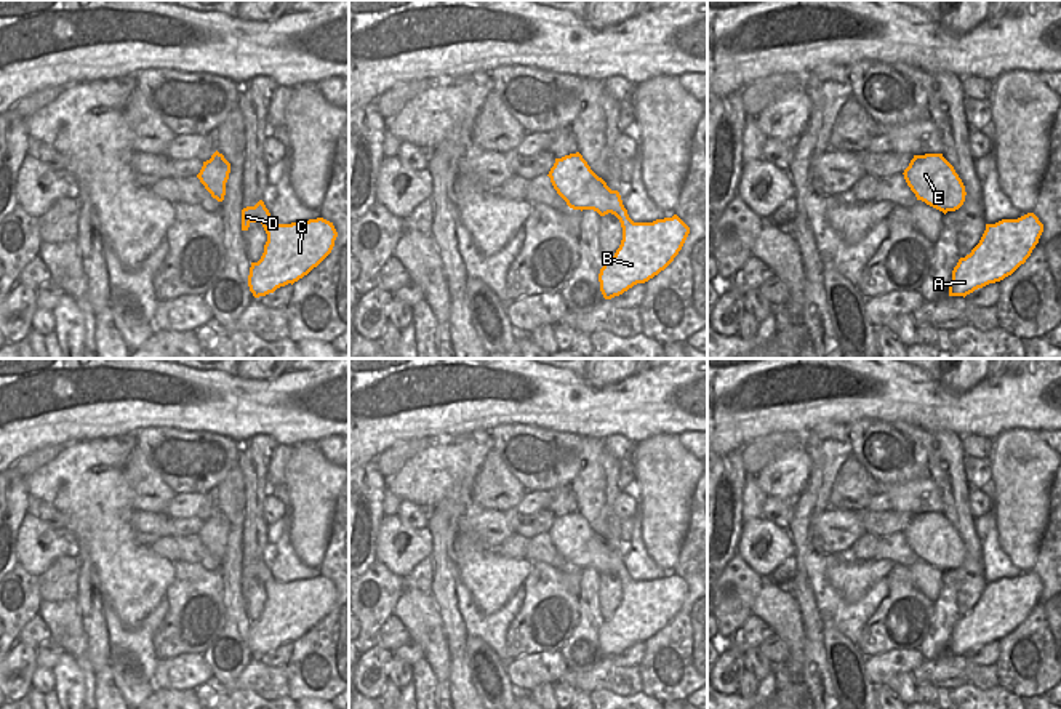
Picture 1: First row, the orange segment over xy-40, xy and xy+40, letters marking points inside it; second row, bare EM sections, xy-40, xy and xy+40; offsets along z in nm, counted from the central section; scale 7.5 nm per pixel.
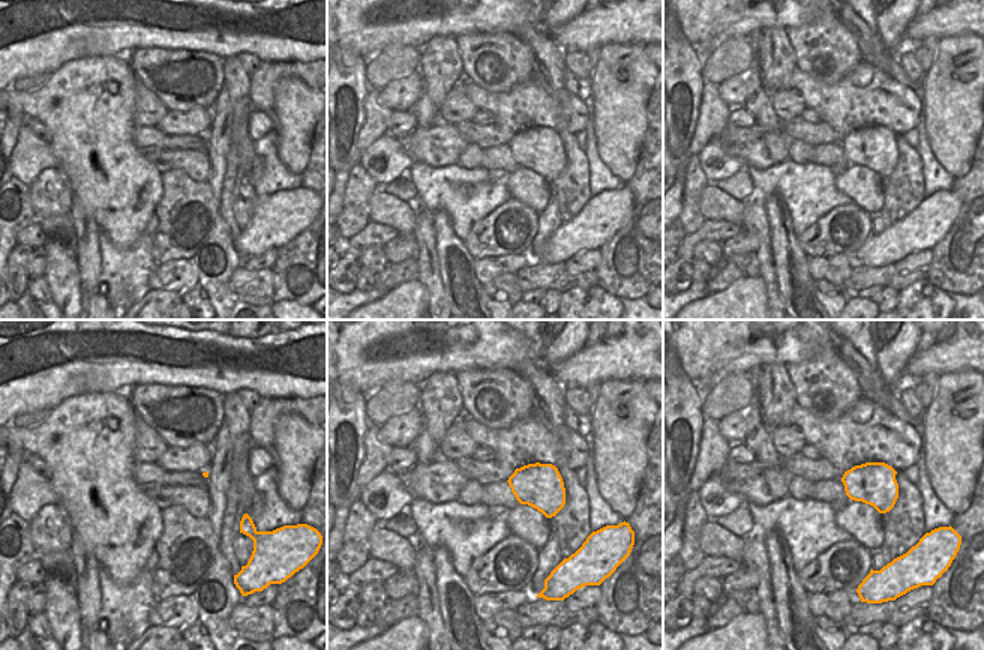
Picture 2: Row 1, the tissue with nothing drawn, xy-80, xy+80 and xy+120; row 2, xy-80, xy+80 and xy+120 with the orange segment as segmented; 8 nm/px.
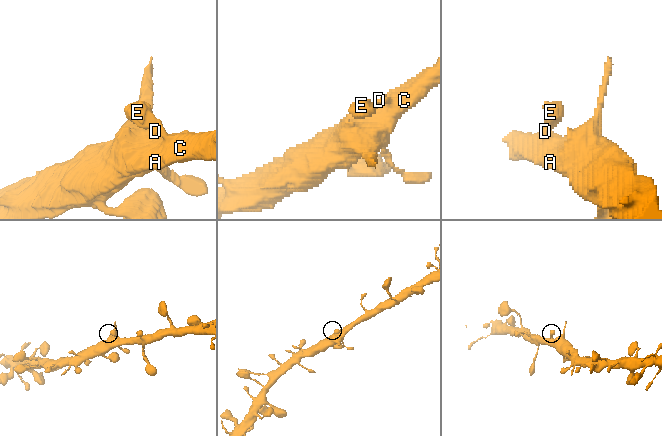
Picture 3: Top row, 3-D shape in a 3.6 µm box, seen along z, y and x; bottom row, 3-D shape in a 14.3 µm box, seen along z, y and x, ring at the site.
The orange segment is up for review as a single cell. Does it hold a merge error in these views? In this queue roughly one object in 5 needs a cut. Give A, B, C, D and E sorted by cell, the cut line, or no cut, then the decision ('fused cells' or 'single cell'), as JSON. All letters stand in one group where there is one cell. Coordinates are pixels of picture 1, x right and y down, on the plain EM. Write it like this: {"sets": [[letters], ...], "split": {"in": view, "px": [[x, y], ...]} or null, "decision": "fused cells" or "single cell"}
{"sets": [["A", "B", "C", "D", "E"]], "split": null, "decision": "single cell"}

